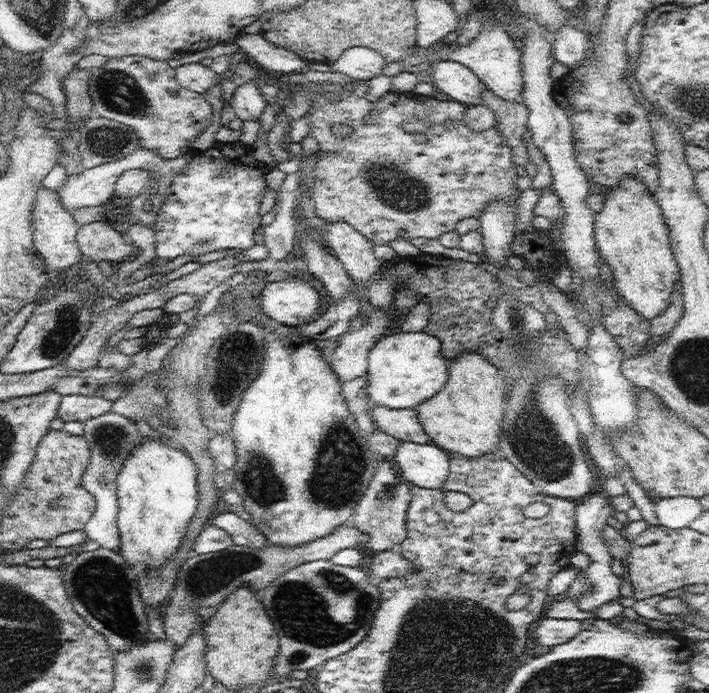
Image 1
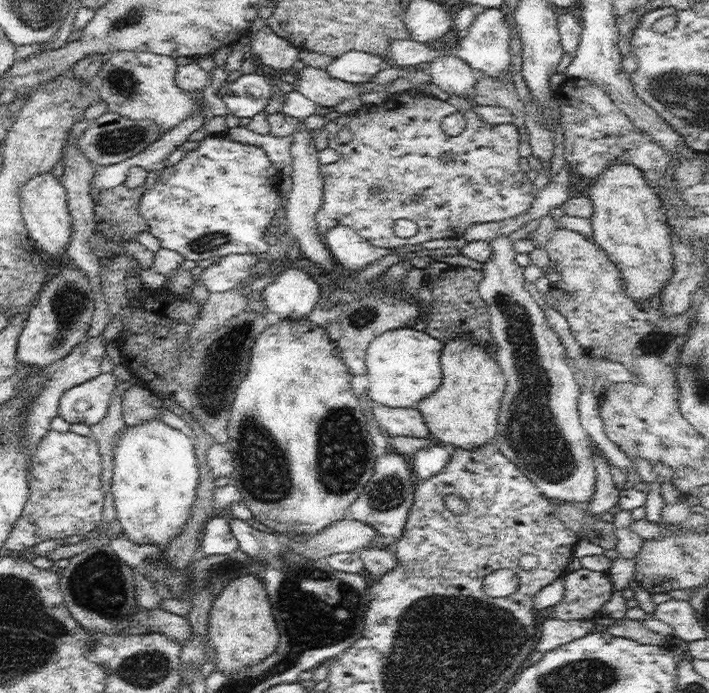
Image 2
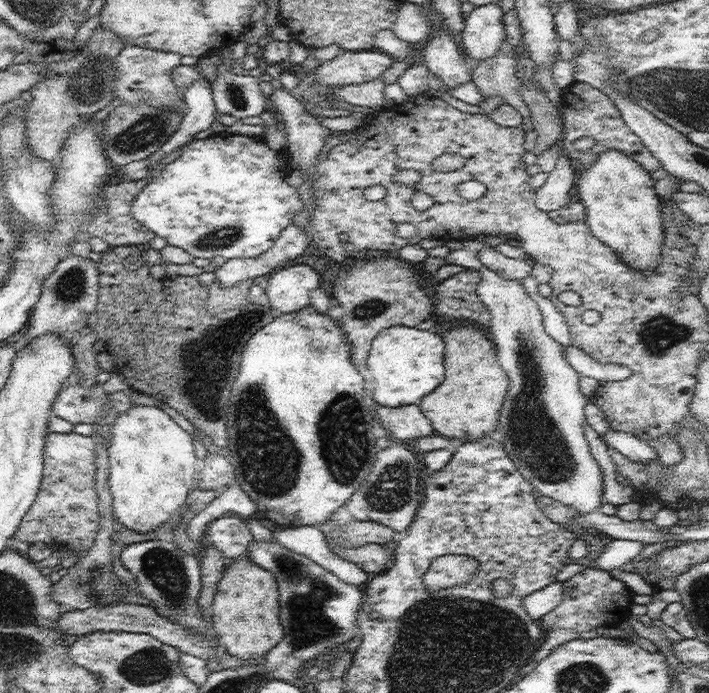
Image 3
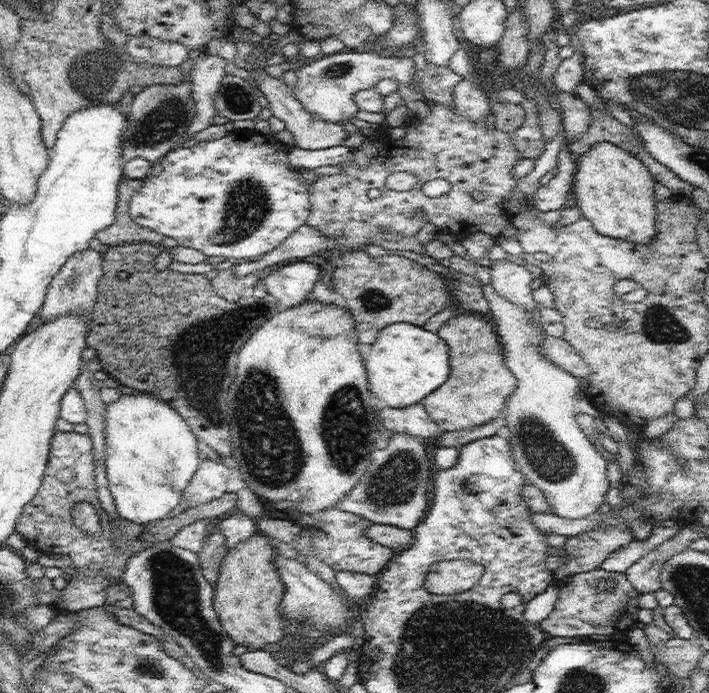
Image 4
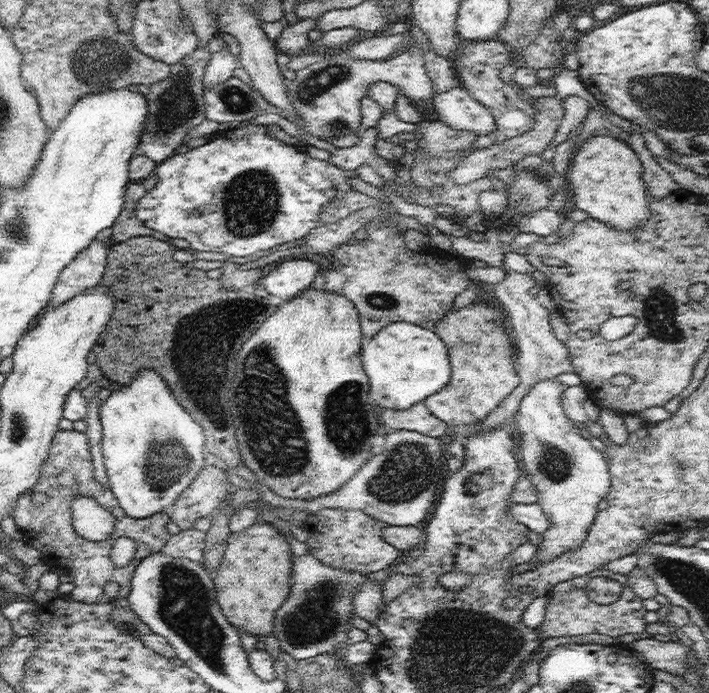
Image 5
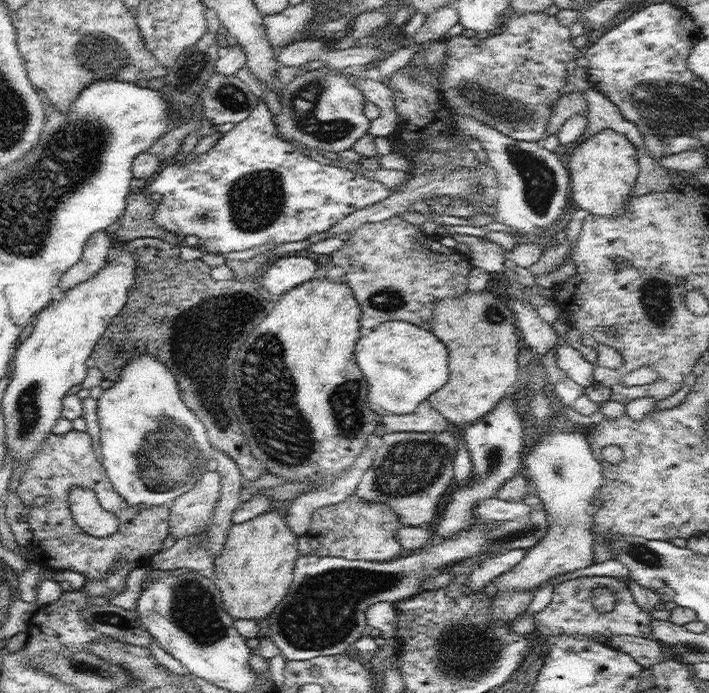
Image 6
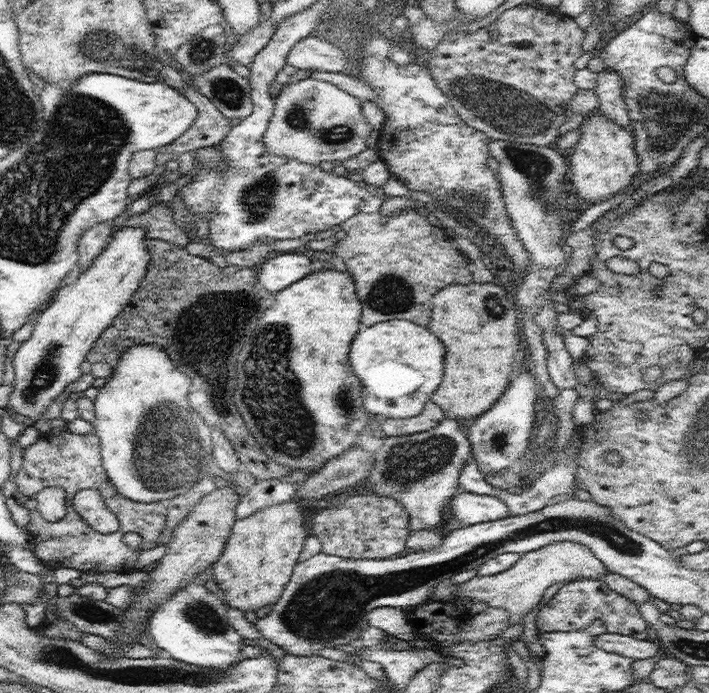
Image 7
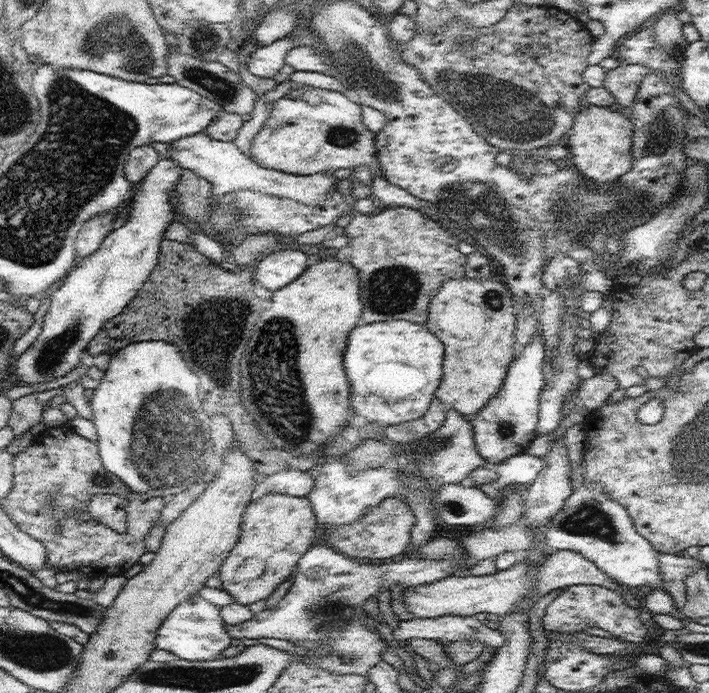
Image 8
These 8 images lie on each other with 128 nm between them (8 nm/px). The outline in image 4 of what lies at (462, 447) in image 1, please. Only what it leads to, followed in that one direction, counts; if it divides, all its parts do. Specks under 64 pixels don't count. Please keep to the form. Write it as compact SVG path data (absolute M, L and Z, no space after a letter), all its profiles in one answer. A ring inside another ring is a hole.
M462 311L448 320L437 334L450 346L450 378L422 400L430 418L443 432L476 428L498 418L518 382L504 366L503 347L490 317Z

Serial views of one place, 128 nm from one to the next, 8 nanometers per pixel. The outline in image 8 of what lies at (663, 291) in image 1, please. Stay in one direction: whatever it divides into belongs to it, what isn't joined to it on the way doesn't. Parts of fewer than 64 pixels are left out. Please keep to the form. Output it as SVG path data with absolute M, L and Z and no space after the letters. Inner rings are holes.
M590 104L576 114L572 127L566 136L572 154L569 164L581 176L613 186L618 178L630 171L633 162L633 124L622 112L611 110L610 106Z

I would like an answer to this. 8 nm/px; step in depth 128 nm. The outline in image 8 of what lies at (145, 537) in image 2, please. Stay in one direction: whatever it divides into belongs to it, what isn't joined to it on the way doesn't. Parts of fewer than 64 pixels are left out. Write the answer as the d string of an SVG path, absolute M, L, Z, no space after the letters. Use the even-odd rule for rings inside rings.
M136 342L118 350L111 356L108 369L106 370L104 379L94 390L94 395L91 399L91 408L93 411L92 422L97 430L98 450L101 459L101 464L105 470L114 474L122 483L126 484L132 492L136 494L146 494L146 496L160 496L165 500L170 500L176 492L184 491L184 488L189 488L192 484L197 483L200 476L210 467L213 459L211 451L212 442L210 440L210 423L211 414L204 412L201 408L201 398L198 395L198 390L201 389L200 378L194 374L182 360L180 352L176 346L170 346L168 342Z

